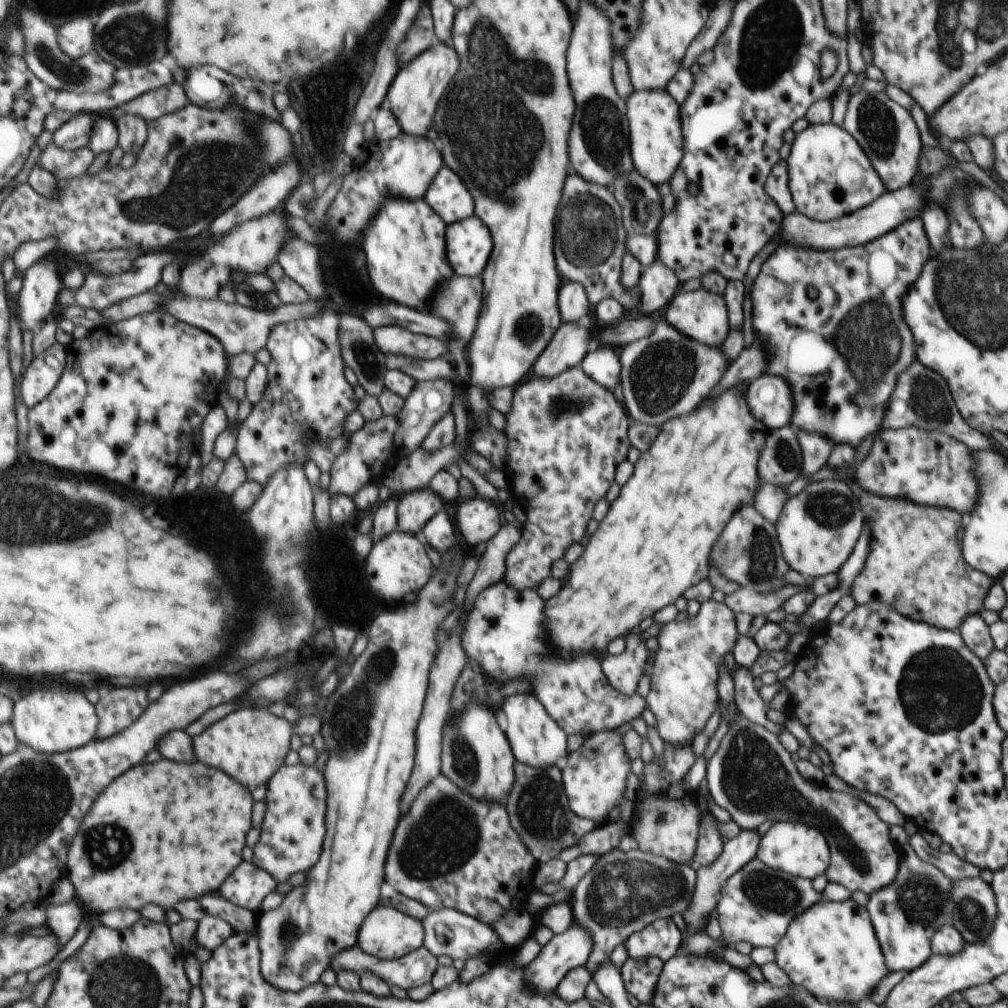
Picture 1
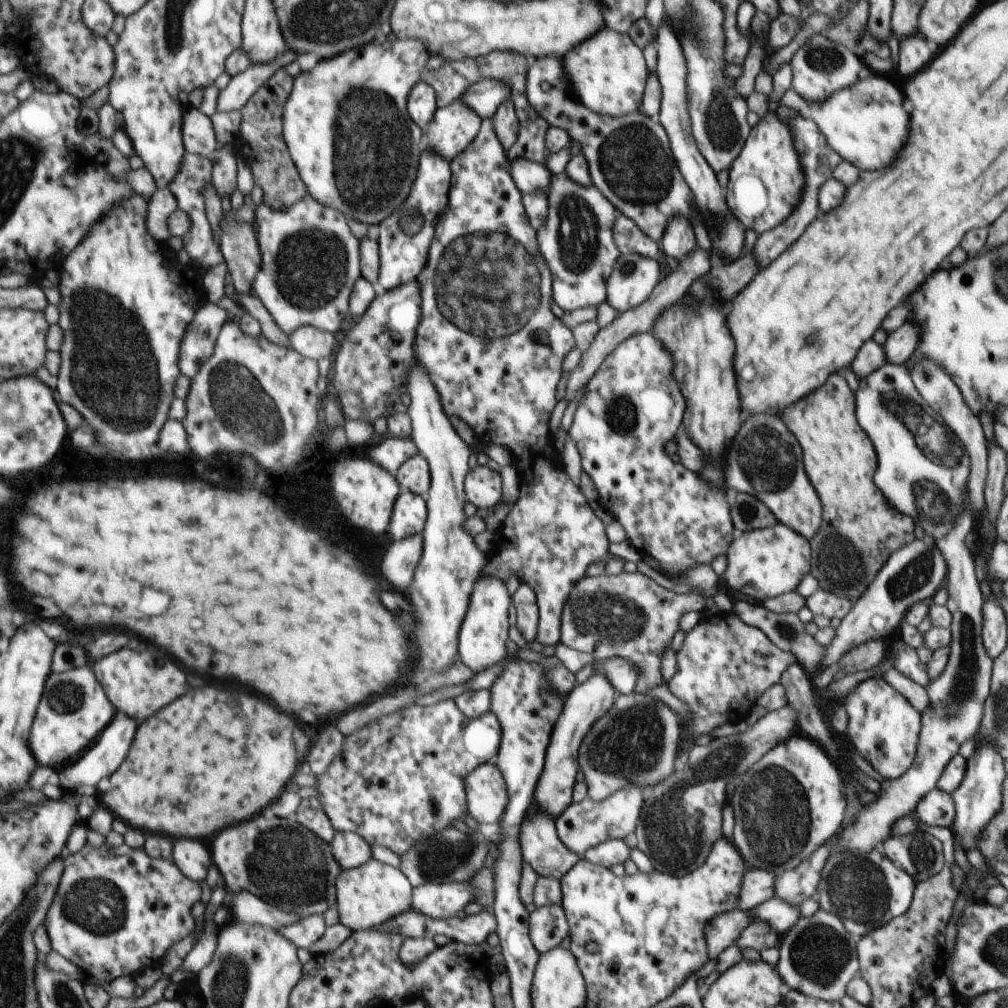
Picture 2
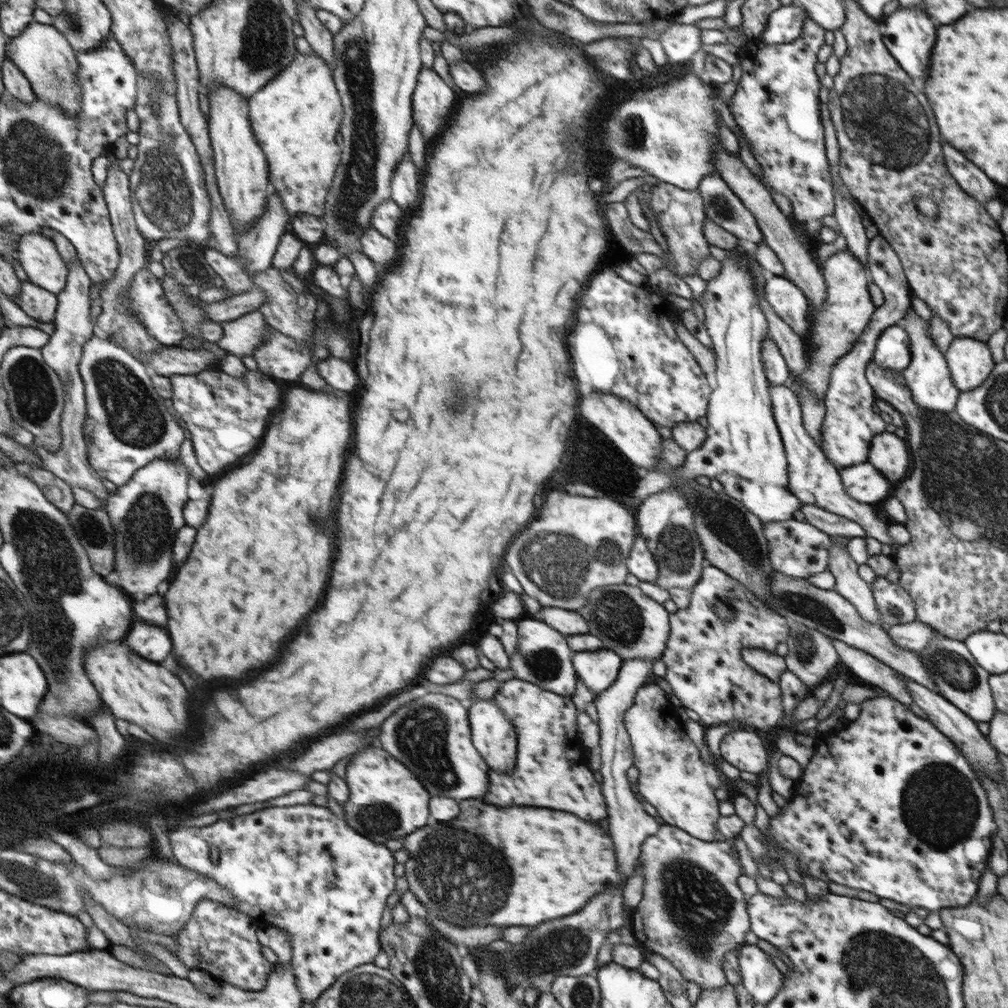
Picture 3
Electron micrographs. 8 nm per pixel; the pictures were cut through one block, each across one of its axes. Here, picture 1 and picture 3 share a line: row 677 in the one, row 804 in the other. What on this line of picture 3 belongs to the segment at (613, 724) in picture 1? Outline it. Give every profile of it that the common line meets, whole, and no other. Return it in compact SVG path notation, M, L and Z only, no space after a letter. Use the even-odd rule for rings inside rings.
M516 677L502 682L494 700L504 710L518 733L516 767L508 773L490 769L488 791L482 799L502 808L538 806L564 812L576 812L584 820L600 820L608 816L603 788L582 760L582 744L576 738L576 708L571 696L560 696Z

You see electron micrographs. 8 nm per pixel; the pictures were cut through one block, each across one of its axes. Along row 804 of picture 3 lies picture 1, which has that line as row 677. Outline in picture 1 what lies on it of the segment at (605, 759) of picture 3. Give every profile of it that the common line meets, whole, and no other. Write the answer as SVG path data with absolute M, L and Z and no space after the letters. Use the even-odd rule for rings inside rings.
M632 634L632 638L626 638L625 641L625 651L620 655L606 656L602 660L602 669L612 687L630 696L638 688L644 666L650 658L650 650L646 648L640 634Z

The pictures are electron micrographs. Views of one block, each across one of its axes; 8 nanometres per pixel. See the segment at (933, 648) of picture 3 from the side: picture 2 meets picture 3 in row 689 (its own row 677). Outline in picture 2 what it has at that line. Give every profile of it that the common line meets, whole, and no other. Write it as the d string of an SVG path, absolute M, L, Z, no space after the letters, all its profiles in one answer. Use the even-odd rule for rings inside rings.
M966 496L964 512L956 516L952 530L944 538L935 540L934 546L941 552L948 570L946 574L948 602L945 606L952 614L952 624L949 628L952 638L946 670L926 687L930 704L922 713L923 730L915 764L902 777L881 783L877 800L865 804L854 824L844 827L838 833L838 844L834 852L850 850L870 854L876 846L888 841L896 822L900 818L914 814L919 808L919 802L937 788L944 770L958 756L962 746L972 737L976 737L982 728L986 701L990 699L994 659L988 654L983 642L984 600L980 584L976 580L972 556L964 544L964 538L972 530L972 526L974 526L974 514L970 508L969 496Z

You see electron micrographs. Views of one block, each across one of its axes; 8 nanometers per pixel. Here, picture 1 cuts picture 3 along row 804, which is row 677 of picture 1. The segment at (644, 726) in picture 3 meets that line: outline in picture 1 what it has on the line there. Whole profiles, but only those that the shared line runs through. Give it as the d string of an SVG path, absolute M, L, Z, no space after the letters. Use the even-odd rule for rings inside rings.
M710 598L701 604L694 619L689 616L683 622L663 624L656 637L659 649L652 673L650 692L646 699L647 708L656 717L656 730L664 743L682 749L693 743L698 732L714 714L718 704L718 663L724 654L734 650L738 640L735 612L724 602Z

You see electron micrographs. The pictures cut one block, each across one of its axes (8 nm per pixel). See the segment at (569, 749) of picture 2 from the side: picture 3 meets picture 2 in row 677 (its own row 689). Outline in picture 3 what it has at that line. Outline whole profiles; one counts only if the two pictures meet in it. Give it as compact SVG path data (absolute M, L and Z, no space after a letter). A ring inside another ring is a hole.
M602 648L574 654L576 676L582 679L594 694L606 691L612 686L619 676L623 661L612 649Z

